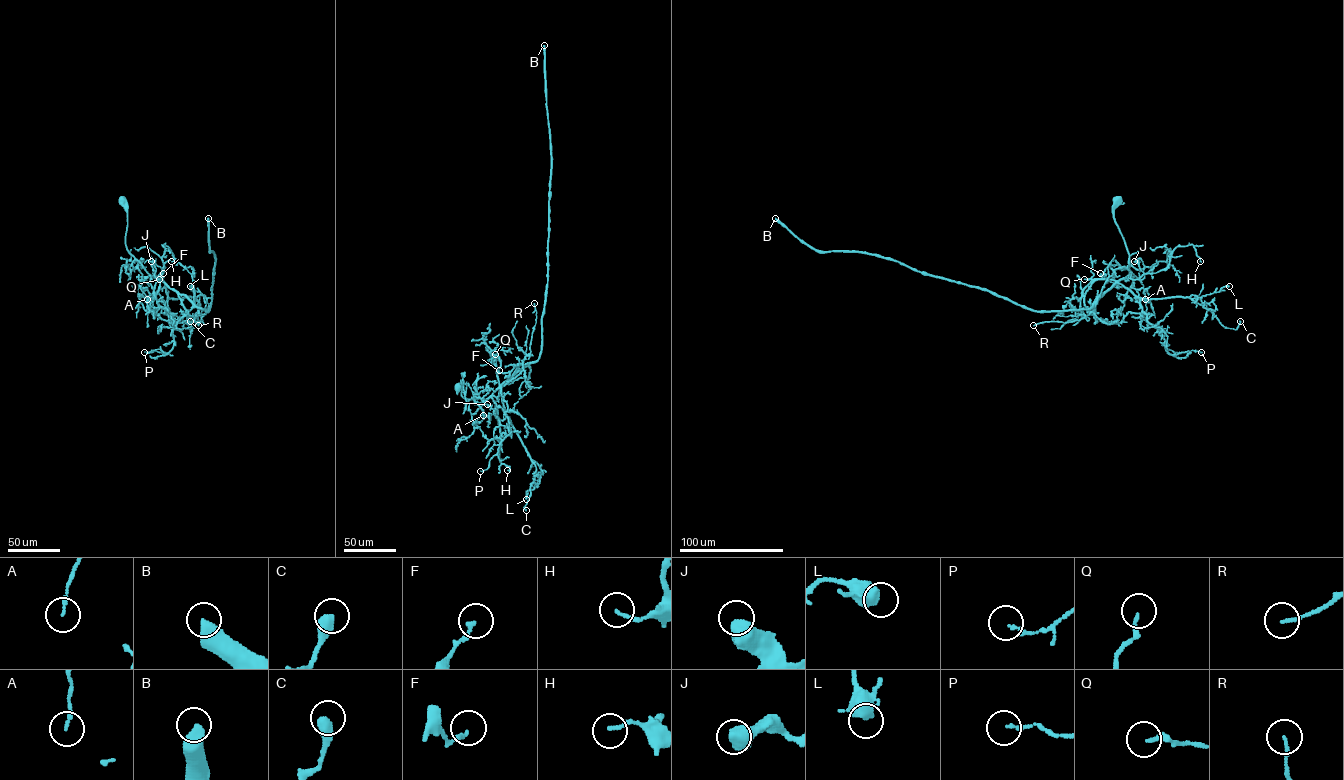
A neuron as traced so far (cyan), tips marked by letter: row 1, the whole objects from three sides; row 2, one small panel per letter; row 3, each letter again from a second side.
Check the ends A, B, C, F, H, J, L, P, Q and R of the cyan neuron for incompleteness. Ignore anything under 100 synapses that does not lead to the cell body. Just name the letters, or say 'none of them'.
B

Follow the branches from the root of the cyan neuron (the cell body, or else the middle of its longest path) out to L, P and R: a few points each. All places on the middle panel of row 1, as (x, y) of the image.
L: (459, 387), (463, 383), (464, 397), (484, 399), (500, 389), (505, 413), (541, 470), (526, 499)
P: (459, 387), (463, 383), (461, 395), (468, 399), (485, 399), (500, 389), (510, 435), (480, 471)
R: (459, 387), (463, 383), (461, 395), (464, 397), (485, 399), (512, 376), (530, 353), (536, 318), (534, 303)

